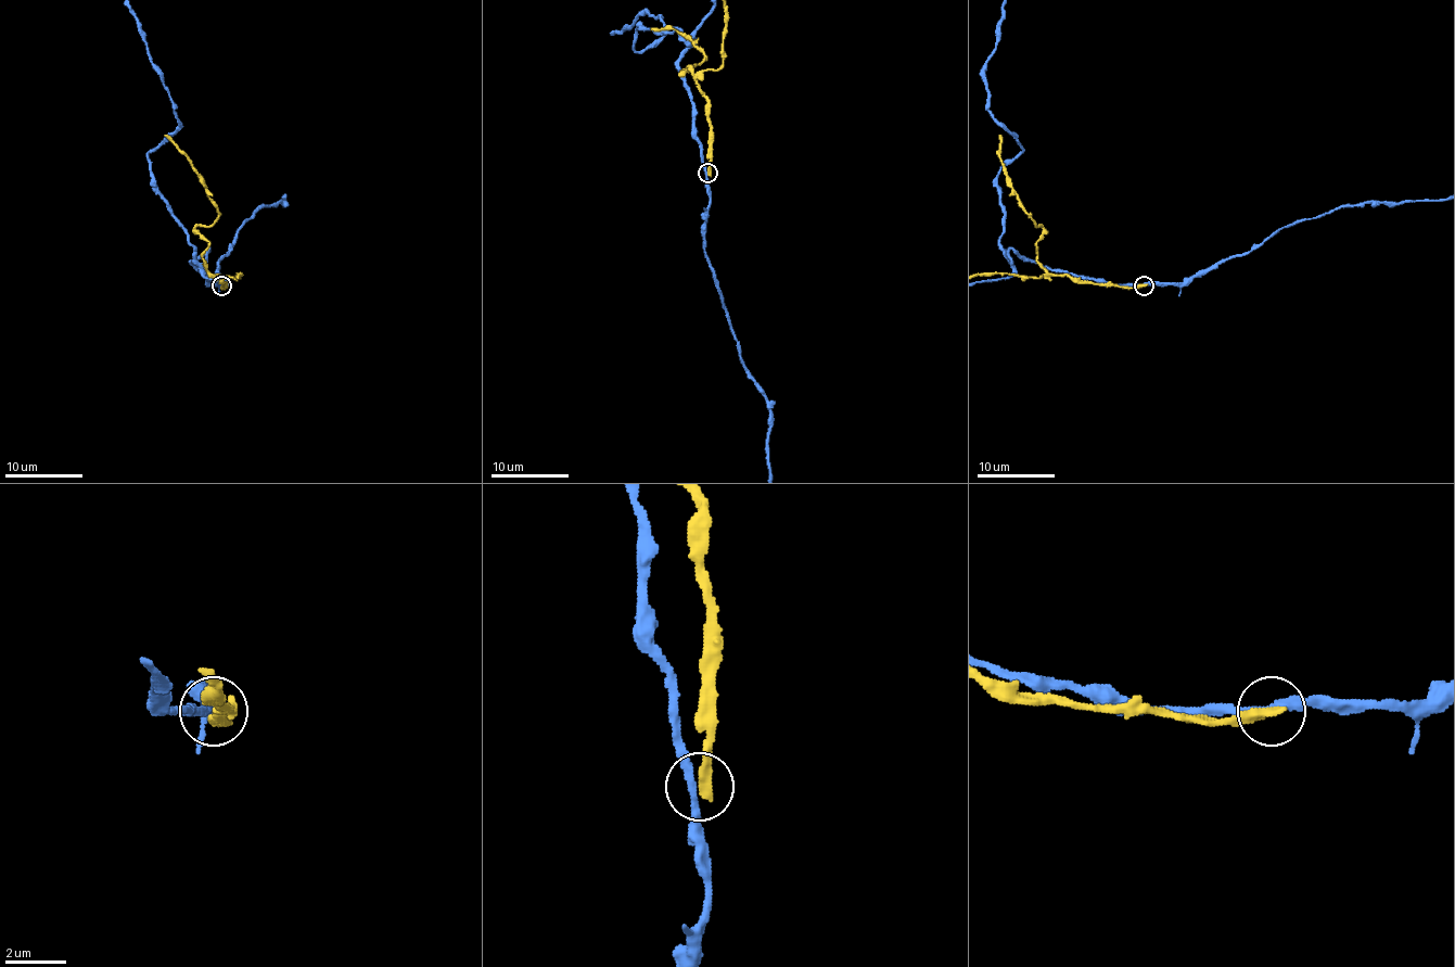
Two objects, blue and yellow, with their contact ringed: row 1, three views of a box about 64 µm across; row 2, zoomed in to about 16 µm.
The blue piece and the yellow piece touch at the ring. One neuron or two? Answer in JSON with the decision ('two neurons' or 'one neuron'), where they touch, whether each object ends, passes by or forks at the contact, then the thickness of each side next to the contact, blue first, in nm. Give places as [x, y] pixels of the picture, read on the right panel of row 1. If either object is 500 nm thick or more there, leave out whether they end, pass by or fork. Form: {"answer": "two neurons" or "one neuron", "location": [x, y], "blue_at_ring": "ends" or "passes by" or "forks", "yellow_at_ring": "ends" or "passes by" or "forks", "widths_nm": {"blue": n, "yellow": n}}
{"answer": "two neurons", "location": [1144, 285], "blue_at_ring": "passes by", "yellow_at_ring": "ends", "widths_nm": {"blue": 260, "yellow": 340}}

